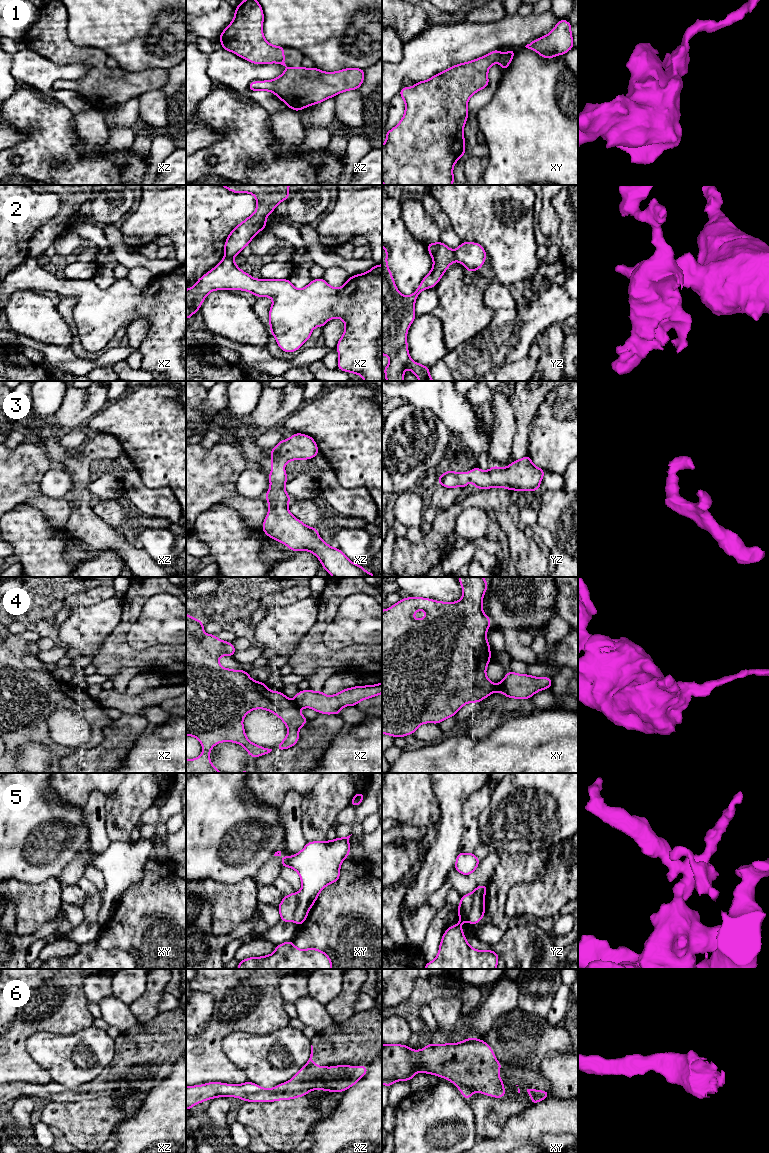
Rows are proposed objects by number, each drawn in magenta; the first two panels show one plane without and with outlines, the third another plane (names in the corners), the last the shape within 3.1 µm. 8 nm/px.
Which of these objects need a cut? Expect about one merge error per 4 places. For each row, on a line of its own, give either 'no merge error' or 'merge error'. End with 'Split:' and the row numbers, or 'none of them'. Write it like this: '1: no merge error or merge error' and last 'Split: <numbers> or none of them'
1: no merge error
2: merge error
3: no merge error
4: merge error
5: merge error
6: no merge error
Split: 2, 4, 5

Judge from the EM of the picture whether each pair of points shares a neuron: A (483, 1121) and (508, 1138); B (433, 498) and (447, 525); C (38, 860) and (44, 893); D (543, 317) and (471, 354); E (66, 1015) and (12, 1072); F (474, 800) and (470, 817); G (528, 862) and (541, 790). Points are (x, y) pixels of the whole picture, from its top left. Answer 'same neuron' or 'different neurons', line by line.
A: different neurons
B: different neurons
C: different neurons
D: same neuron
E: same neuron
F: same neuron
G: different neurons

